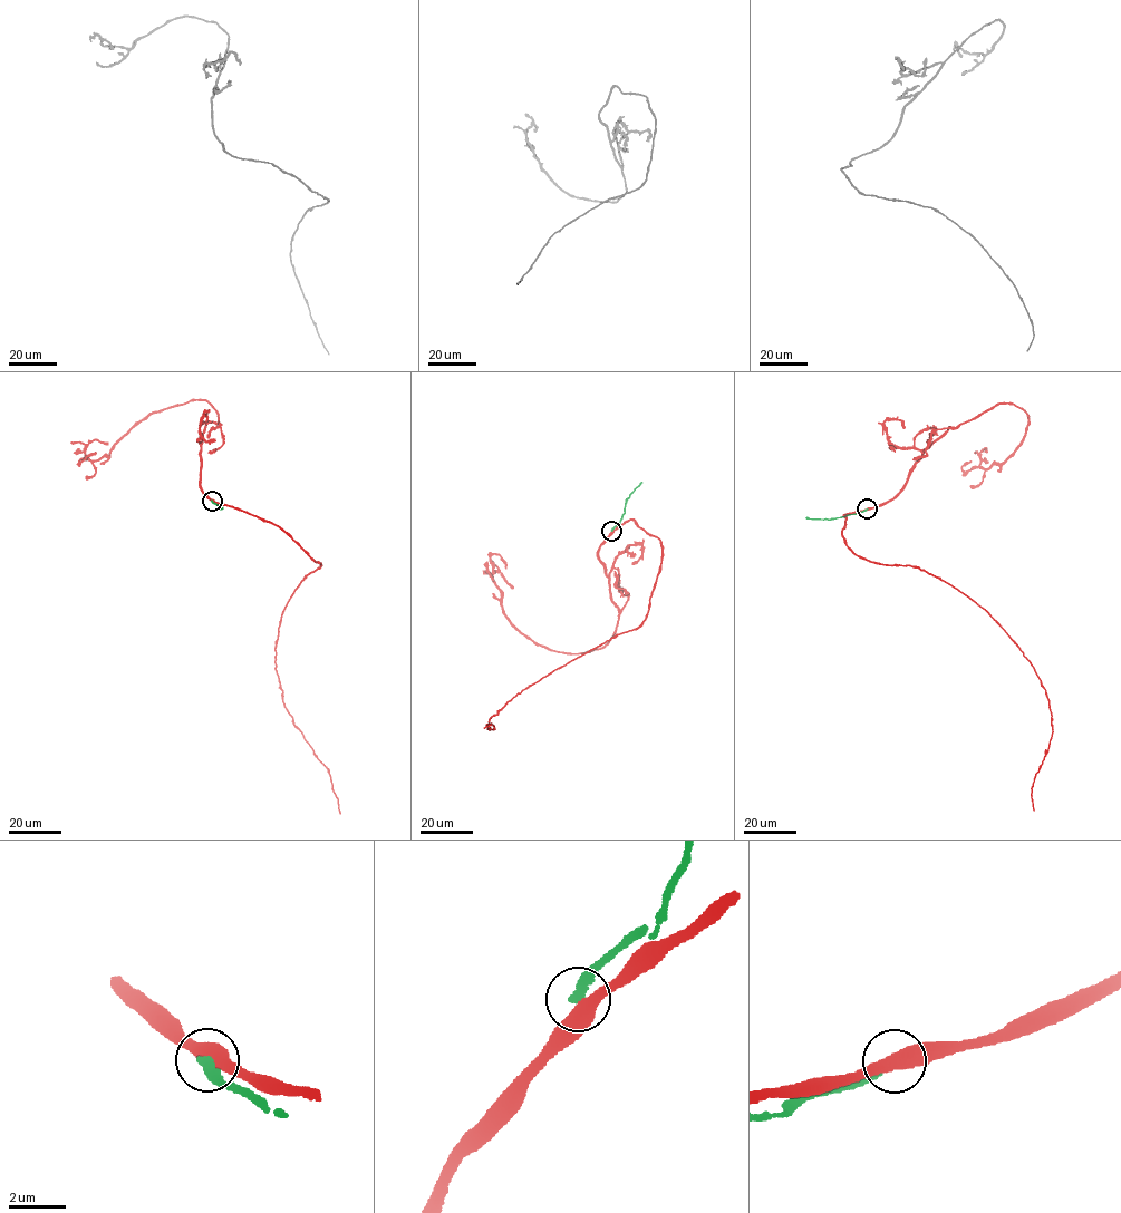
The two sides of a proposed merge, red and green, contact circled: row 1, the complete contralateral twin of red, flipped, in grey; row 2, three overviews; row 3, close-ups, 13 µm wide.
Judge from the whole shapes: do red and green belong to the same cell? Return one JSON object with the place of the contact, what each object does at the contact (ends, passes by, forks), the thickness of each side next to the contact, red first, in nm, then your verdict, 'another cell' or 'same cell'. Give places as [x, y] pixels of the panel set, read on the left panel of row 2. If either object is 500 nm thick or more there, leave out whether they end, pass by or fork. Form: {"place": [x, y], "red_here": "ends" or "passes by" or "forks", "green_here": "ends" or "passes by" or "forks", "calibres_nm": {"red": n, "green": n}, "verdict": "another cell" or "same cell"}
{"place": [212, 501], "red_here": "passes by", "green_here": "ends", "calibres_nm": {"red": 480, "green": 320}, "verdict": "another cell"}

